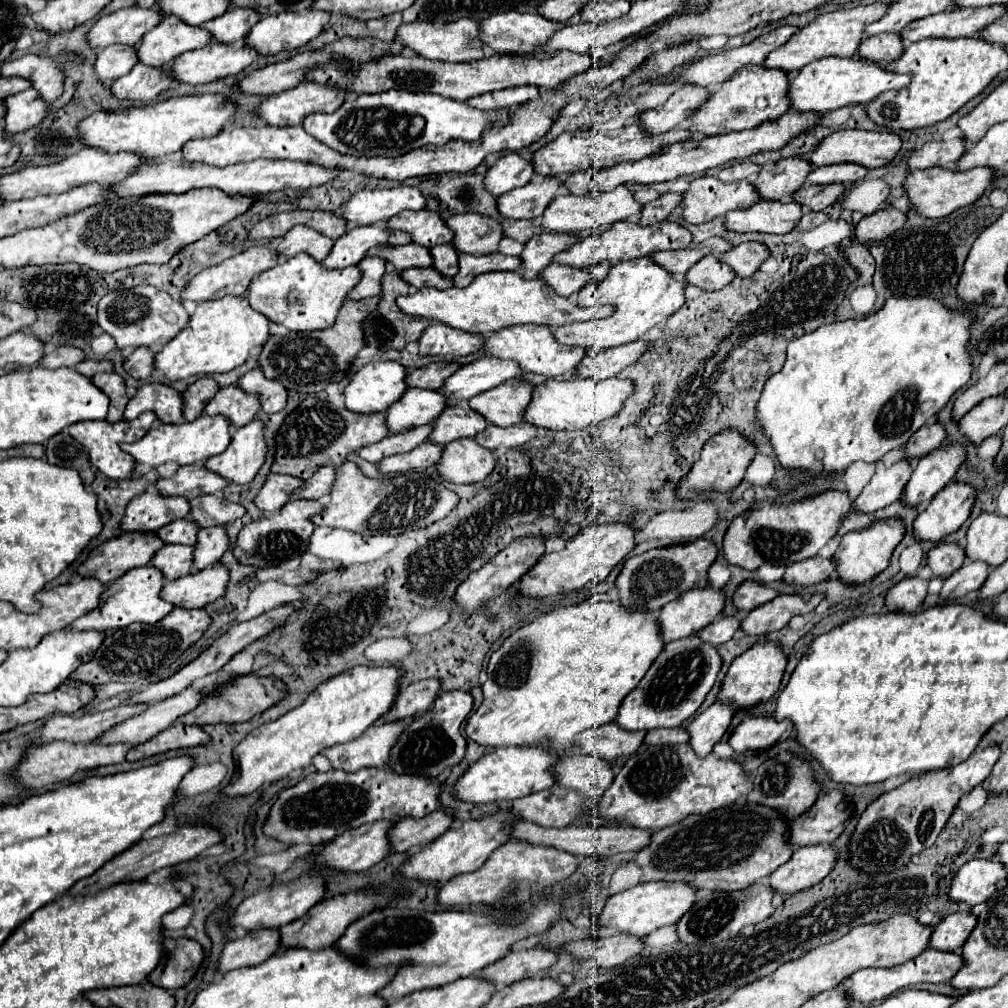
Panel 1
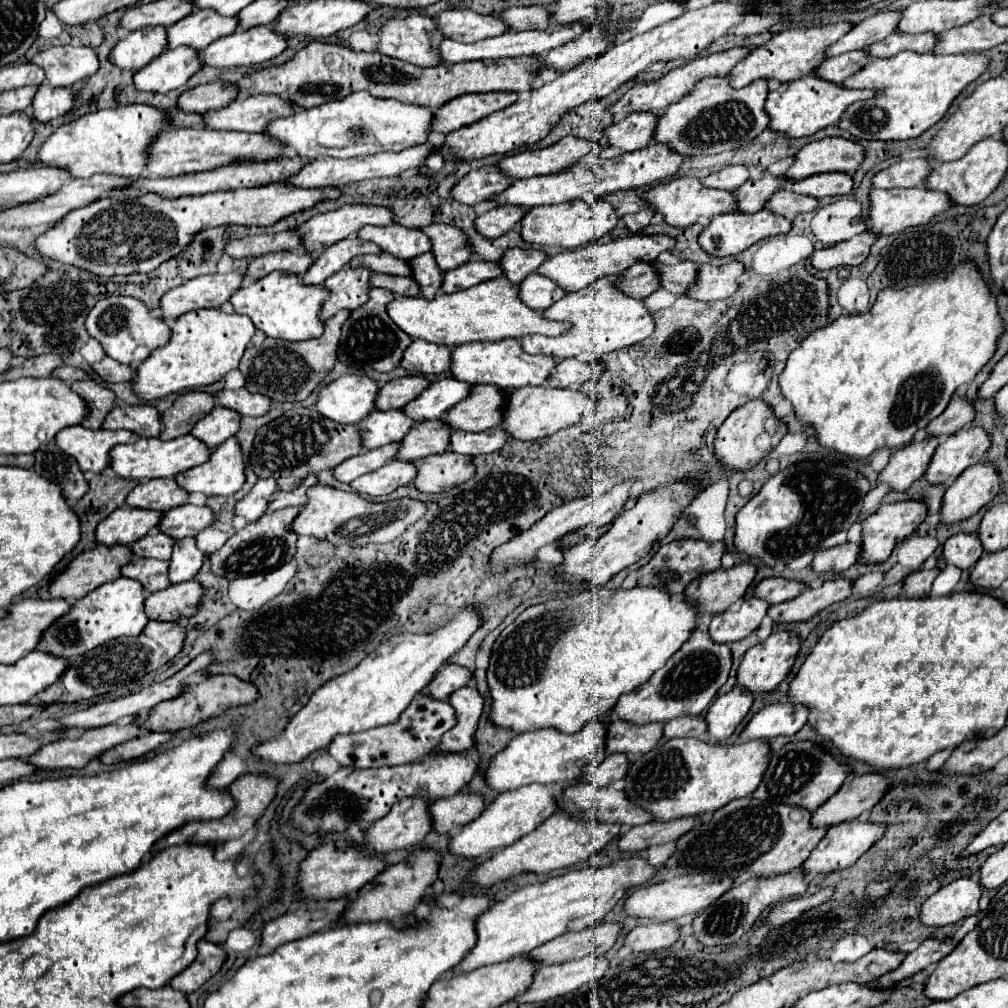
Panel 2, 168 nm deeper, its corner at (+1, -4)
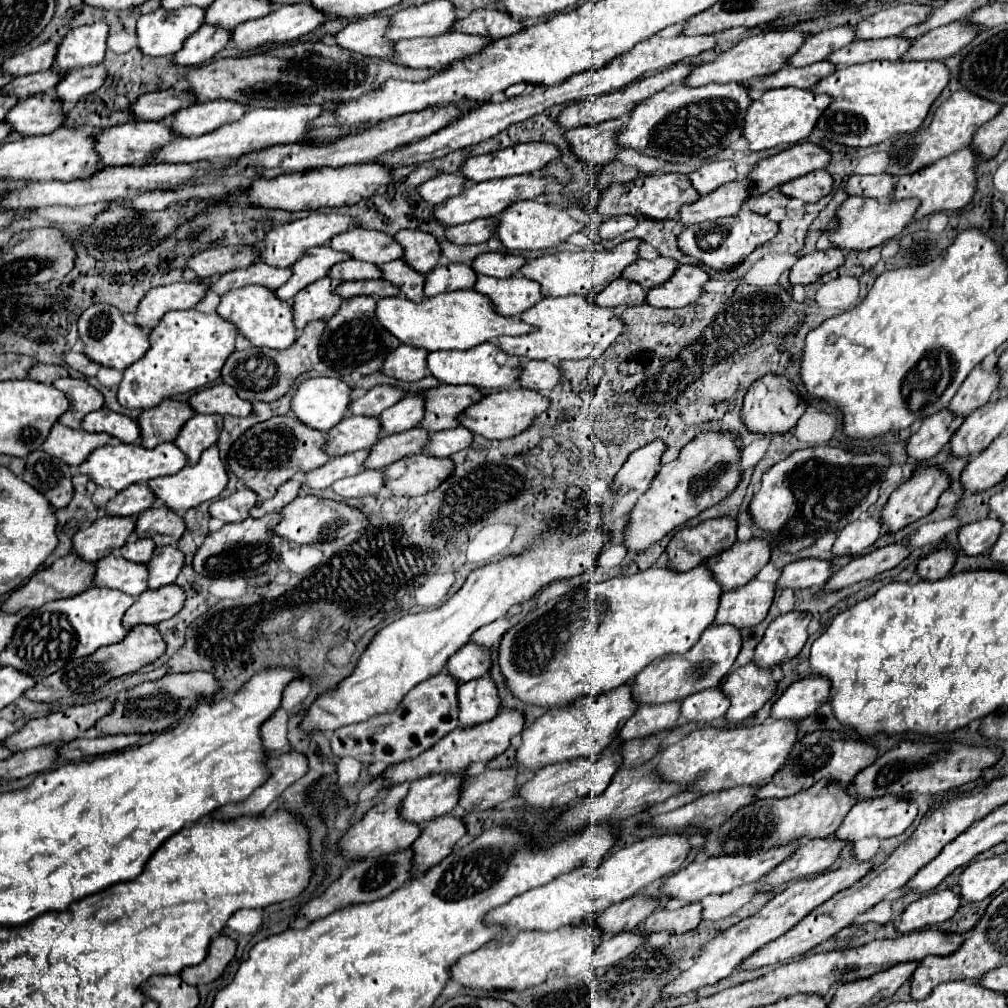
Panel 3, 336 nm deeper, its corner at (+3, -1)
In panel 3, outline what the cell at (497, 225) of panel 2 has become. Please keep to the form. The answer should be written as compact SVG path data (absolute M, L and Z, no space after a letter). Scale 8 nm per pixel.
M485 218L485 220L453 226L453 228L445 230L445 236L453 244L463 244L463 246L465 244L481 244L493 236L495 226L497 226L495 218Z

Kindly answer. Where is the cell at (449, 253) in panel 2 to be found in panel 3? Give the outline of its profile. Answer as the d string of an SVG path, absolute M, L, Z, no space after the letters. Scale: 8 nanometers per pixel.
M401 230L393 240L401 244L403 260L413 270L427 276L435 268L439 260L439 244L431 234L421 230Z

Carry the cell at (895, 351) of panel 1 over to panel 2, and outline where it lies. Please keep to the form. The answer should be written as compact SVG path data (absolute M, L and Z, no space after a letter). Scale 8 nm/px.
M963 263L959 265L949 277L939 279L939 281L931 281L931 283L923 283L923 285L909 285L901 291L895 289L885 289L877 295L877 303L875 303L875 311L869 311L865 315L845 315L835 319L833 323L829 323L823 329L813 331L809 337L805 337L801 341L801 345L789 353L787 357L787 365L779 375L779 387L785 399L789 399L793 403L795 409L795 417L797 421L801 421L803 425L811 425L817 437L817 443L823 445L825 449L843 453L851 459L867 459L869 455L873 455L877 449L899 449L907 443L913 441L915 433L919 429L925 429L929 425L929 421L933 421L935 417L939 417L947 403L951 401L951 395L955 391L955 387L971 383L977 373L985 367L985 363L993 357L995 353L995 343L999 339L999 335L1003 333L1003 319L997 313L997 303L995 303L995 295L991 295L989 285L983 281L983 277L977 273L977 269L971 263Z

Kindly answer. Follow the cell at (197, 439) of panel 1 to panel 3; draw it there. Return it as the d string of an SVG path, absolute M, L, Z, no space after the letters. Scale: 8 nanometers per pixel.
M173 442L159 444L153 450L147 450L139 444L107 444L101 448L95 448L87 456L87 460L79 466L79 474L89 476L89 480L95 482L97 486L109 486L109 488L121 492L123 488L127 488L131 484L139 484L139 482L143 484L143 482L159 478L159 476L177 474L185 466L187 466L185 454Z

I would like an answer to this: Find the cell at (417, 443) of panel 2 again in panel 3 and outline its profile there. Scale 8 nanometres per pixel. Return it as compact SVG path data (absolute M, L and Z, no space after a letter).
M413 428L393 436L381 436L375 446L369 450L369 458L365 460L367 470L383 470L391 462L397 462L403 456L417 454L429 440L429 432L423 428Z

